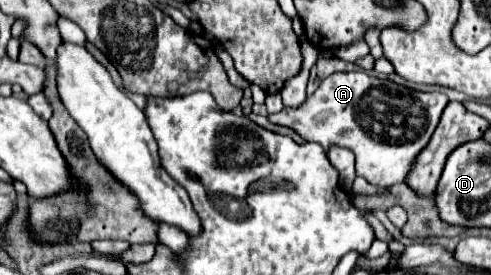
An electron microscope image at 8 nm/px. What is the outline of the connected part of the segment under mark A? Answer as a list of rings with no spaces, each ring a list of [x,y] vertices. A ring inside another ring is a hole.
[[[335,72],[299,108],[283,108],[277,114],[269,114],[269,120],[293,128],[307,142],[321,144],[325,152],[331,146],[349,148],[357,158],[357,176],[391,188],[405,182],[417,152],[429,144],[431,128],[437,128],[445,104],[447,98],[441,92],[409,90],[365,72]]]

